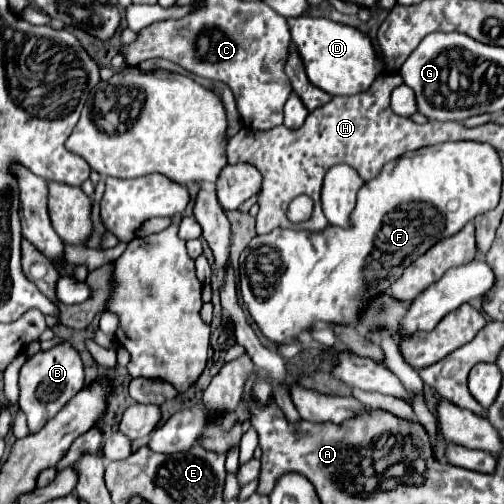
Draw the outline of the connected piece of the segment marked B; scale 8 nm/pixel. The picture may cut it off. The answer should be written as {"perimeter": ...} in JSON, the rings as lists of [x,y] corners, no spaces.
{"perimeter":[[[61,342],[47,352],[37,352],[29,356],[19,372],[19,408],[27,416],[29,432],[37,432],[39,428],[43,428],[45,422],[51,420],[83,386],[83,364],[79,352],[69,342]]]}

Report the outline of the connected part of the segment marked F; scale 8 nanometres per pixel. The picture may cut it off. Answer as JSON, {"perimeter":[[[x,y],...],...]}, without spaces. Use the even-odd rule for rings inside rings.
{"perimeter":[[[477,141],[445,142],[407,152],[399,160],[385,164],[381,174],[359,190],[357,206],[351,214],[351,228],[329,226],[319,234],[273,230],[265,236],[255,236],[239,258],[239,280],[243,302],[251,318],[259,324],[261,332],[277,344],[287,338],[299,336],[315,322],[325,324],[355,324],[367,300],[389,286],[401,276],[409,262],[417,260],[425,250],[441,238],[457,234],[477,214],[493,210],[501,198],[503,166],[497,150],[491,144]]]}

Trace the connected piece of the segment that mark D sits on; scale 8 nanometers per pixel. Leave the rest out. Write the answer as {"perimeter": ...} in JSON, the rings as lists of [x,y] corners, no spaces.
{"perimeter":[[[301,16],[301,22],[297,18],[289,18],[287,24],[291,30],[291,46],[299,52],[309,82],[325,90],[327,94],[359,94],[367,90],[371,82],[379,76],[381,62],[373,52],[371,40],[359,30],[327,18],[311,16]]]}

